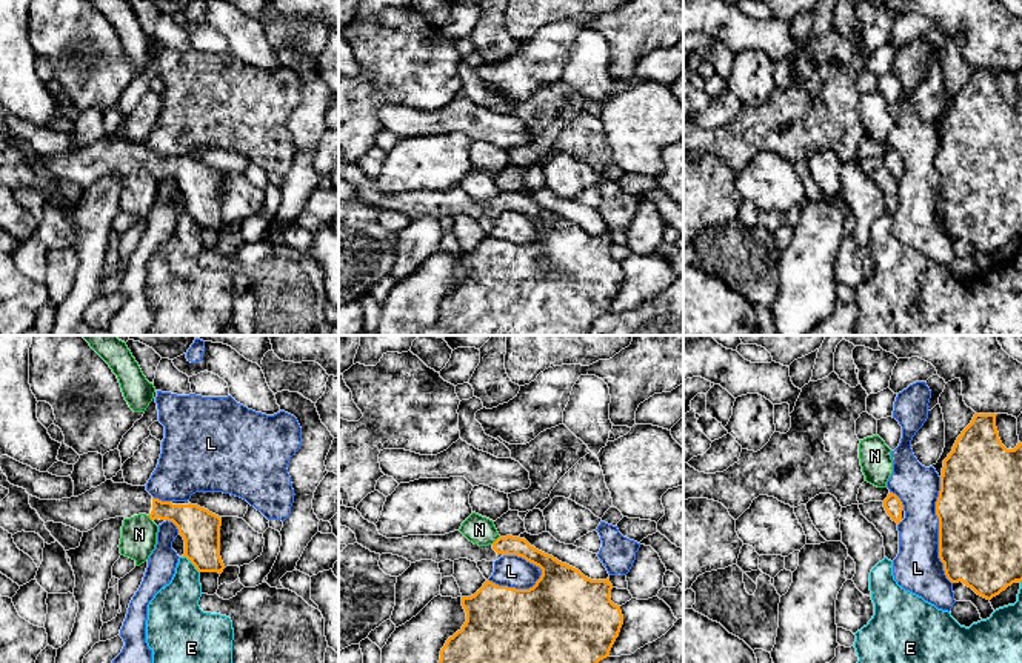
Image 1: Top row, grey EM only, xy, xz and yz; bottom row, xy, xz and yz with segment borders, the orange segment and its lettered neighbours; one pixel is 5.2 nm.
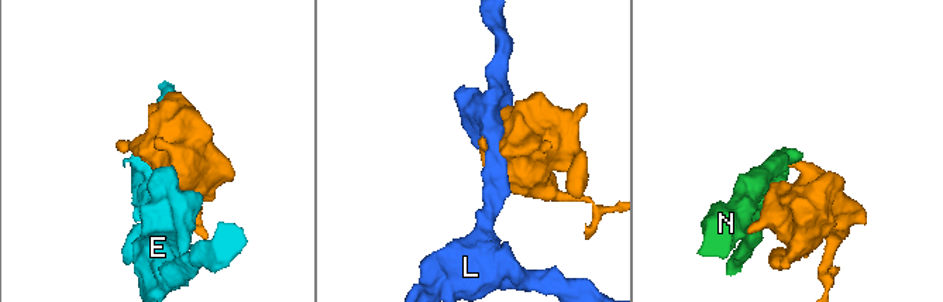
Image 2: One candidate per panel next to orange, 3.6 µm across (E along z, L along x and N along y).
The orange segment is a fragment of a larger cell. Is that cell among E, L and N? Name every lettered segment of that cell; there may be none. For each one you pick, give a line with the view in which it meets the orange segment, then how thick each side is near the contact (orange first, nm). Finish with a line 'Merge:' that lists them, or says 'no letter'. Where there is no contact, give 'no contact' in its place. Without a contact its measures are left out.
Merge: no letter

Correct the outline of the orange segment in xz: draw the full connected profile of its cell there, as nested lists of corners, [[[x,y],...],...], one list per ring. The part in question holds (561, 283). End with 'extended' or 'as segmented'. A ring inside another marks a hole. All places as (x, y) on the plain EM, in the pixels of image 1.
[[[339,162],[339,180],[349,183],[357,198],[371,208],[399,211],[411,218],[459,214],[477,218],[517,211],[542,225],[540,234],[529,245],[499,242],[486,235],[474,251],[462,252],[465,280],[446,295],[437,325],[416,335],[589,335],[591,326],[610,312],[619,292],[623,271],[620,262],[611,257],[610,234],[591,235],[579,225],[536,205],[525,194],[499,192],[488,202],[474,200],[460,186],[386,194],[357,165],[346,162]]] | extended

